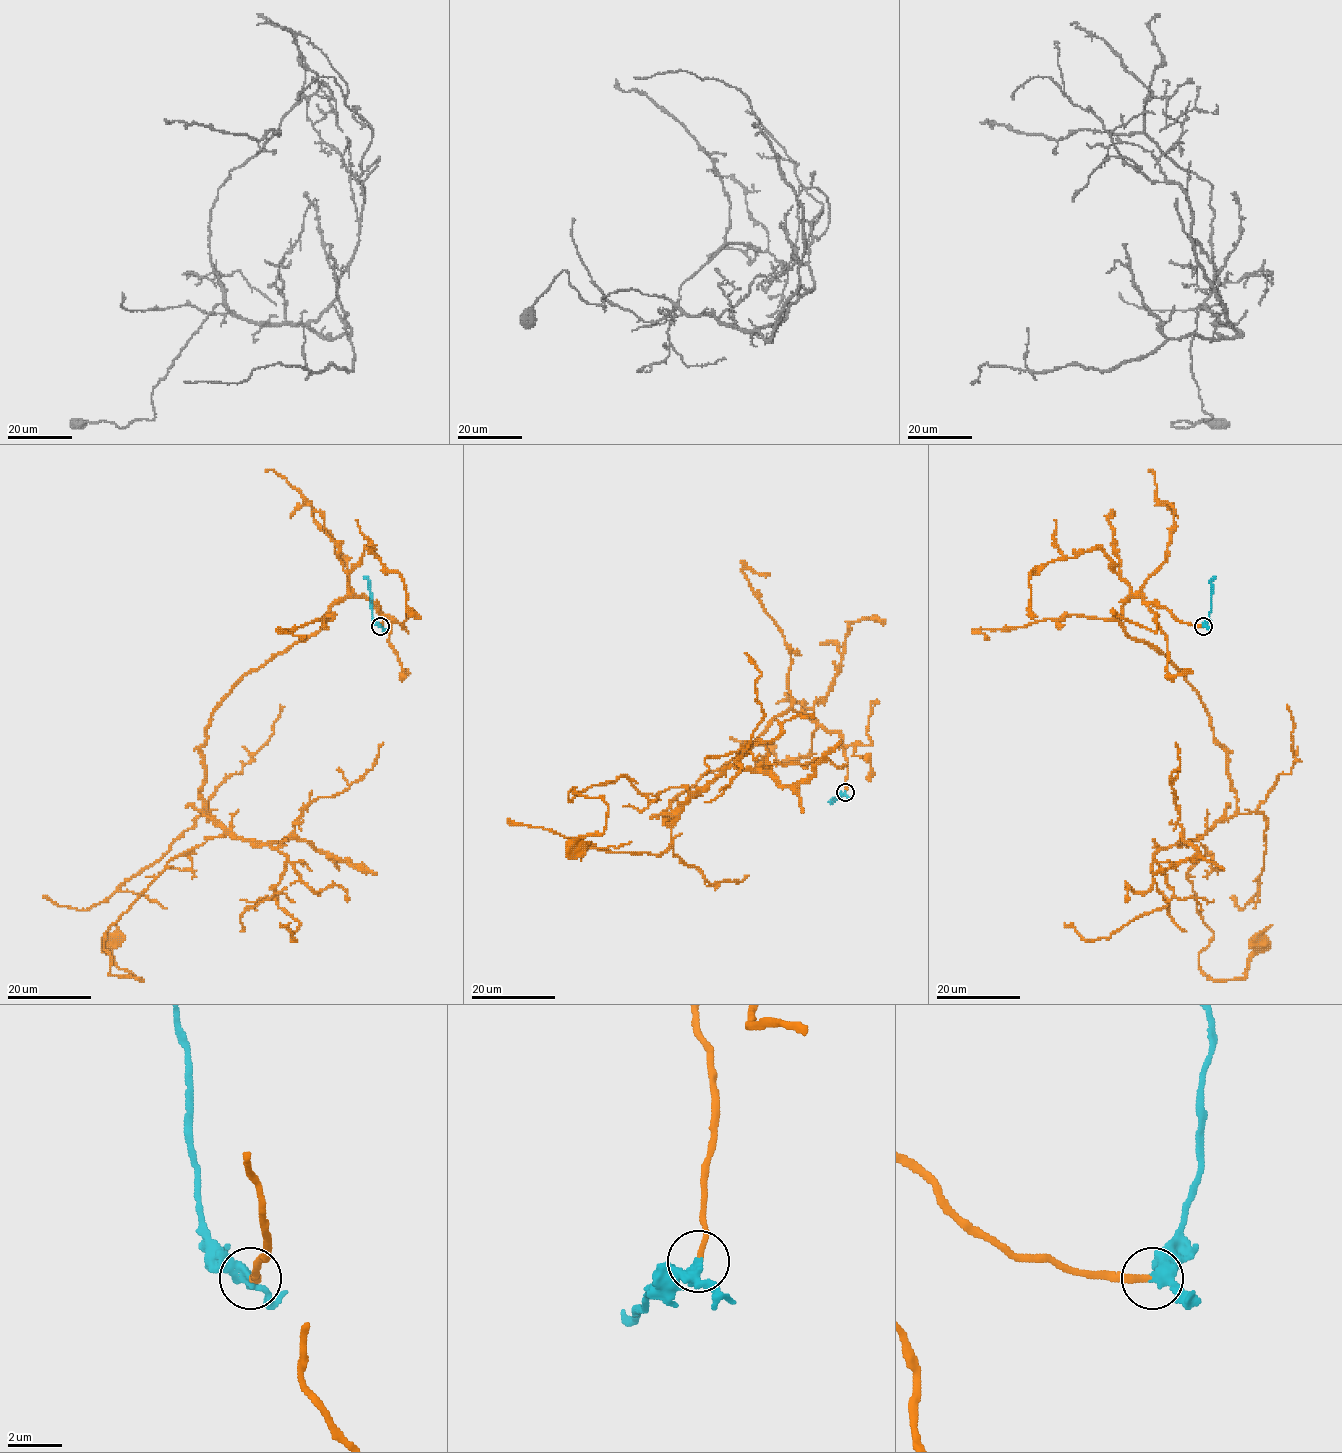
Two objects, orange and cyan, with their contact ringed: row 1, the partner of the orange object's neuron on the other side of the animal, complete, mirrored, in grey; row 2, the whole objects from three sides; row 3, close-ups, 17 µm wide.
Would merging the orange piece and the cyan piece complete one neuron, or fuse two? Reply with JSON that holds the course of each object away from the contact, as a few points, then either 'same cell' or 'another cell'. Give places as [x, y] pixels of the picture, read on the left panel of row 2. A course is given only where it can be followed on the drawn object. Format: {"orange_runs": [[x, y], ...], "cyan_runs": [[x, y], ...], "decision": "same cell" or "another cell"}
{"orange_runs": [[380, 626], [348, 595], [239, 681], [200, 748], [226, 833], [105, 933], [110, 973], [144, 980], [109, 941]], "cyan_runs": [[380, 626], [373, 617], [366, 576]], "decision": "same cell"}

